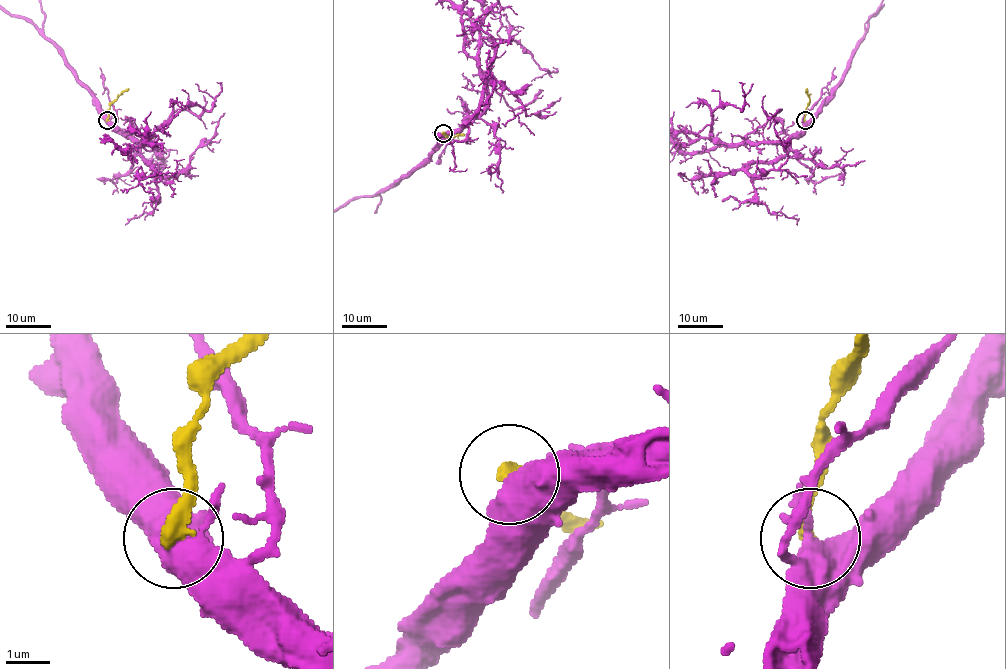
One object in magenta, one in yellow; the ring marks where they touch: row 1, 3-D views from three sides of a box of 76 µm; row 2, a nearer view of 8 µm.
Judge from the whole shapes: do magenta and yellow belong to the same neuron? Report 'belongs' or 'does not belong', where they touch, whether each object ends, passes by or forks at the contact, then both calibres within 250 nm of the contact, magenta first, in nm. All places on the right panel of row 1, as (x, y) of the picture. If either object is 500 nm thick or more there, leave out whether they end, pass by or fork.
does not belong; place (805, 120); calibres 550 and 320 nm

